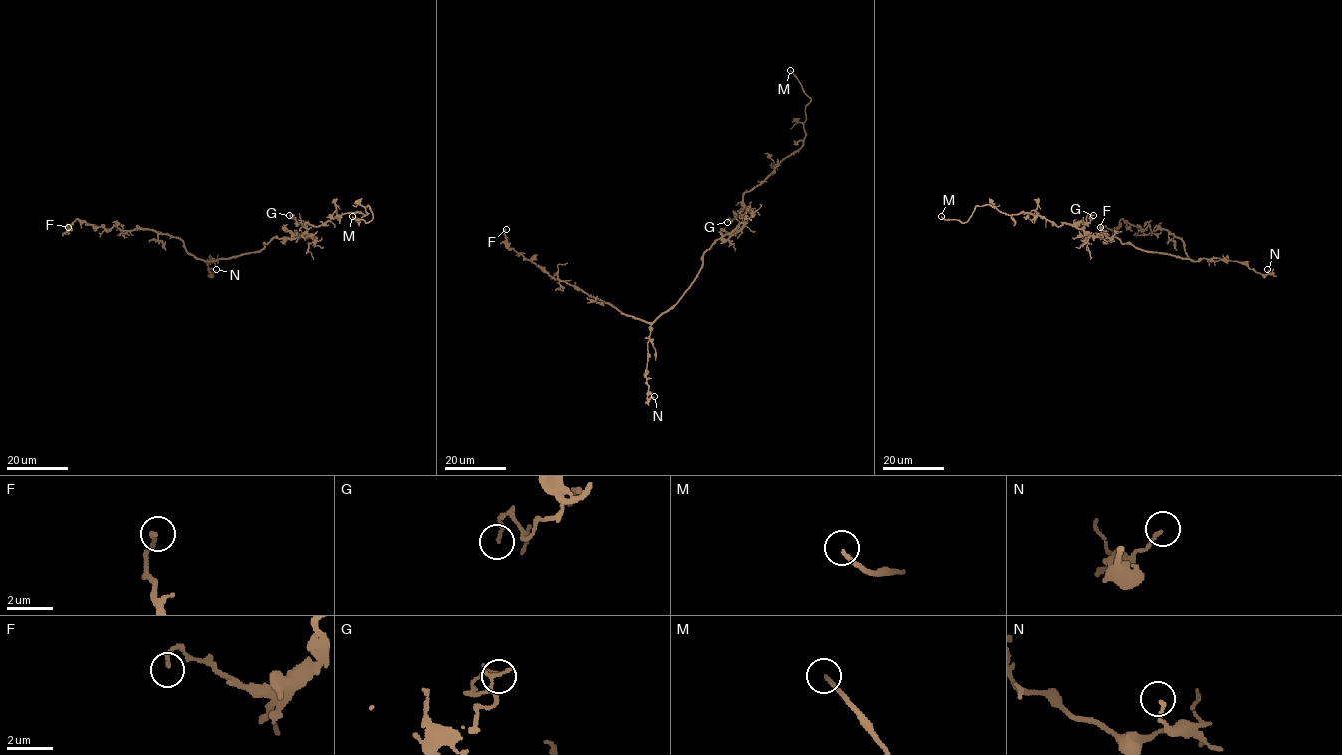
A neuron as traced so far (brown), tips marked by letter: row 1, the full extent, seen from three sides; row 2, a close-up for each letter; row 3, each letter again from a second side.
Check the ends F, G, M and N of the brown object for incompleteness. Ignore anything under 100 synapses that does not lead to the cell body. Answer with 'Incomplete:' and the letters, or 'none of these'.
Incomplete: M

